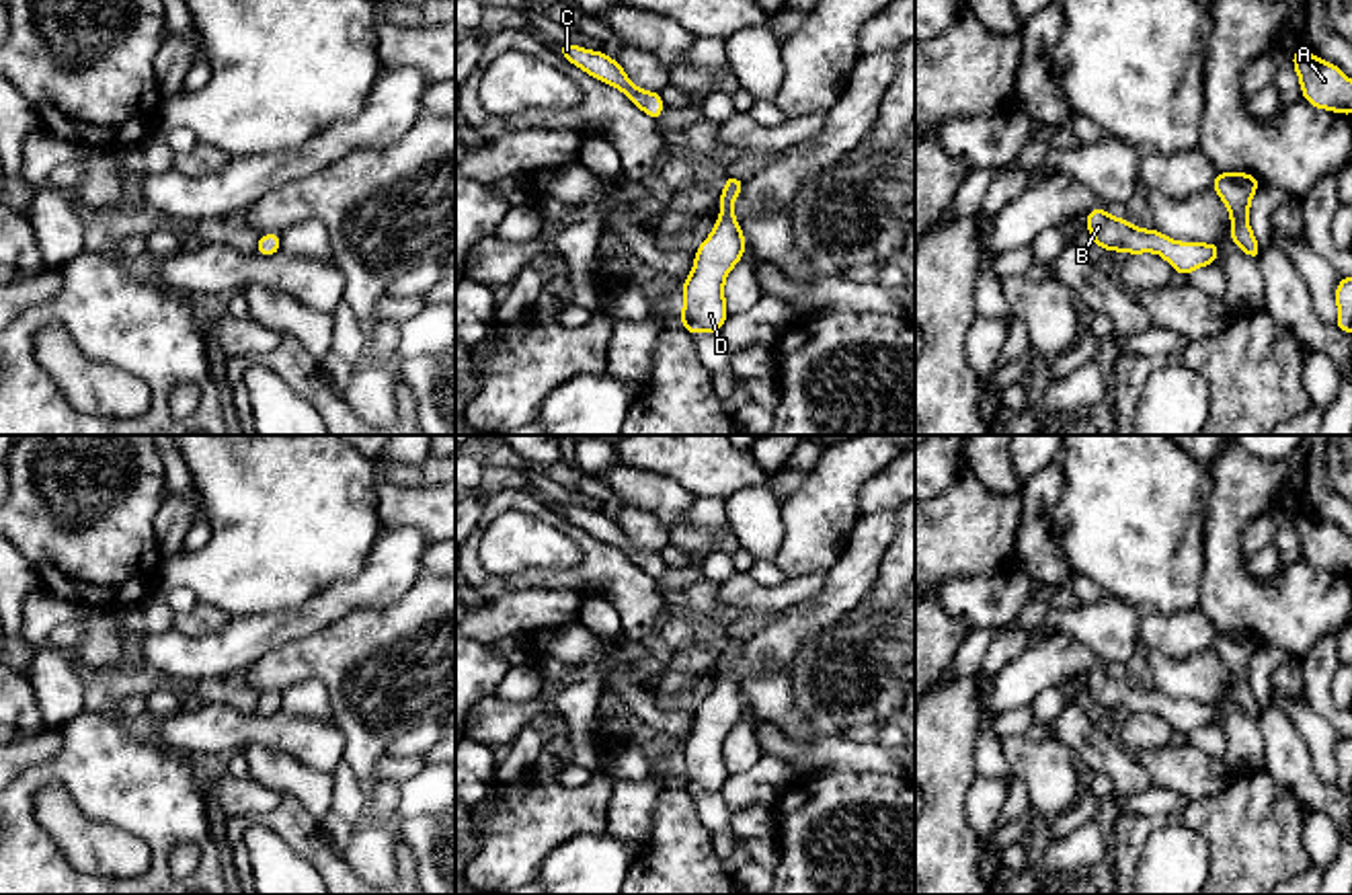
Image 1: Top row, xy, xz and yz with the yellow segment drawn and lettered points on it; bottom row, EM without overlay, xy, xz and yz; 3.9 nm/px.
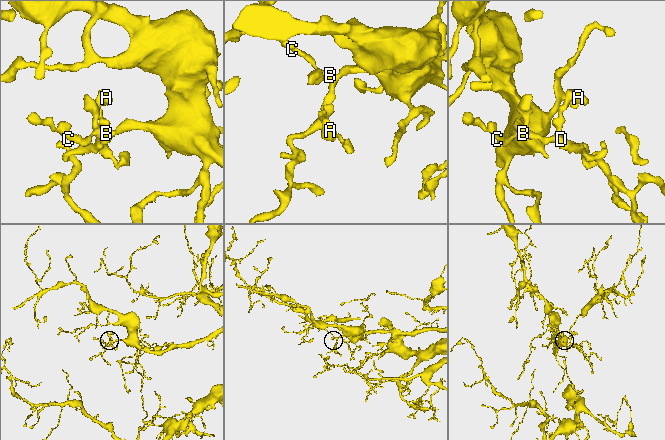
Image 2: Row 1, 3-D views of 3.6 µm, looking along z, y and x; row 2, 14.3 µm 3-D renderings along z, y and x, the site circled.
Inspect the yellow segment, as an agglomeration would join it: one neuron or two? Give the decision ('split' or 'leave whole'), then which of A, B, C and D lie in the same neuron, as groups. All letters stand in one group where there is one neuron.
leave whole | A B C D

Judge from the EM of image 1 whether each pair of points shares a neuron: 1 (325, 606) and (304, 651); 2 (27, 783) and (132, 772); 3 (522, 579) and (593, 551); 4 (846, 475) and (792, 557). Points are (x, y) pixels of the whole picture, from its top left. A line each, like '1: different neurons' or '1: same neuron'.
1: different neurons
2: same neuron
3: same neuron
4: same neuron

